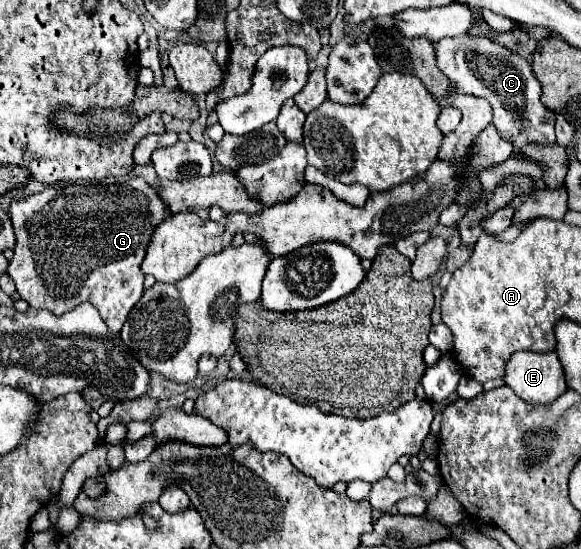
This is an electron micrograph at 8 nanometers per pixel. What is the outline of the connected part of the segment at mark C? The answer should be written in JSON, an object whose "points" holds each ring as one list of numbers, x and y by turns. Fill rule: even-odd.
{"points":[[462,34,456,38,442,38,434,42,434,50,436,66,458,90,488,98,494,108,494,124,498,126,500,134,512,138,514,150,520,150,520,146,526,142,556,142,554,112,540,102,540,82,536,80,528,60,498,44,490,36]]}

